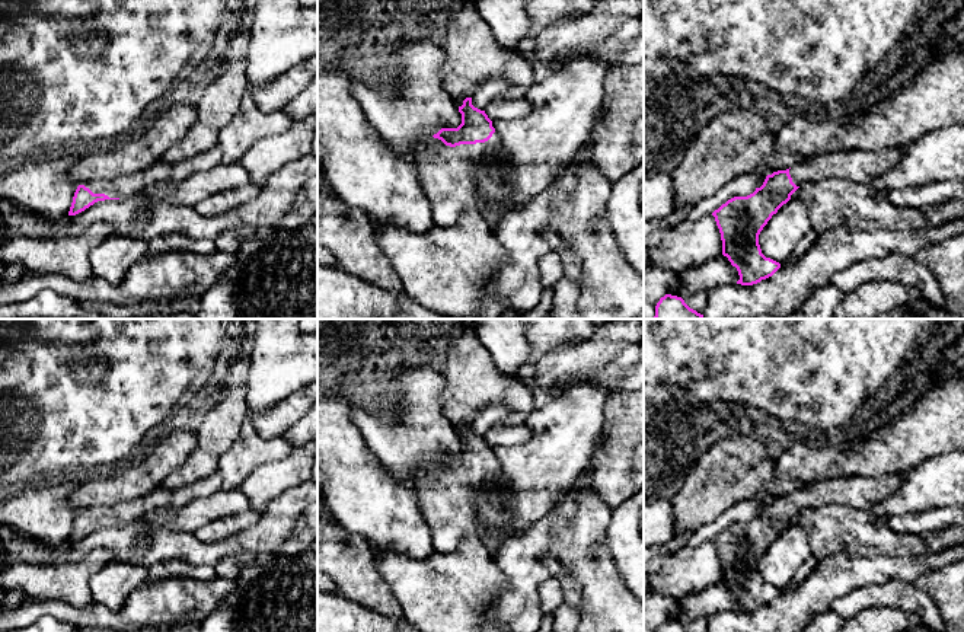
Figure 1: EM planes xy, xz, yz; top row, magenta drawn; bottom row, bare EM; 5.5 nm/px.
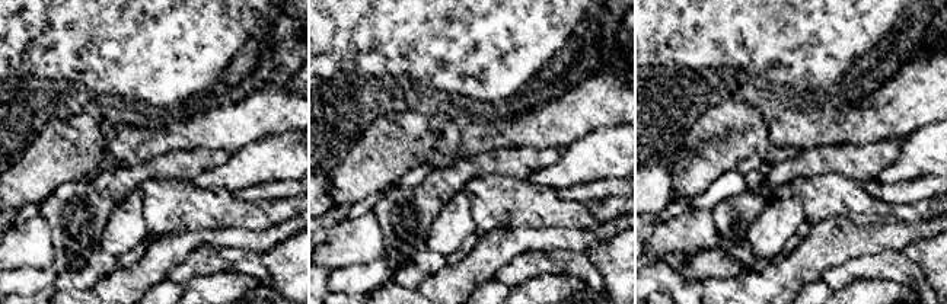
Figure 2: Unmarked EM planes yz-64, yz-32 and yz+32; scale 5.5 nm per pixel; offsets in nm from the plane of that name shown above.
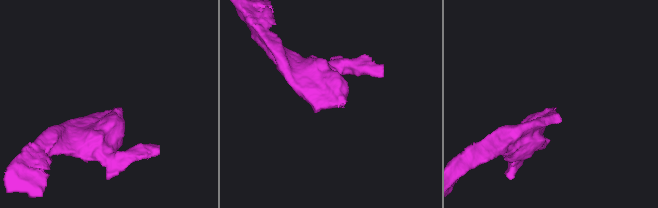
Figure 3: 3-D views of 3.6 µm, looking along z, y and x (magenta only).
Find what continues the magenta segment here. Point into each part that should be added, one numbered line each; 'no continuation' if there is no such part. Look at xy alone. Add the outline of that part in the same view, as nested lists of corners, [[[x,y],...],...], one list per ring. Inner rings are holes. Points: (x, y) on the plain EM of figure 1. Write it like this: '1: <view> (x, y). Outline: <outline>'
1: xy (159, 498). Outline: [[[216,470],[208,478],[178,489],[157,486],[138,498],[114,505],[89,507],[84,513],[93,520],[105,520],[109,524],[130,524],[146,513],[182,507],[194,498],[207,497],[220,489],[223,489],[223,479]]]

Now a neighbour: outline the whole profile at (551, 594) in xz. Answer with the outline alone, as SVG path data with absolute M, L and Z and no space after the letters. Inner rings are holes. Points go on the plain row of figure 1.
M549 577L537 587L543 616L553 615L564 603L564 591L556 577Z

